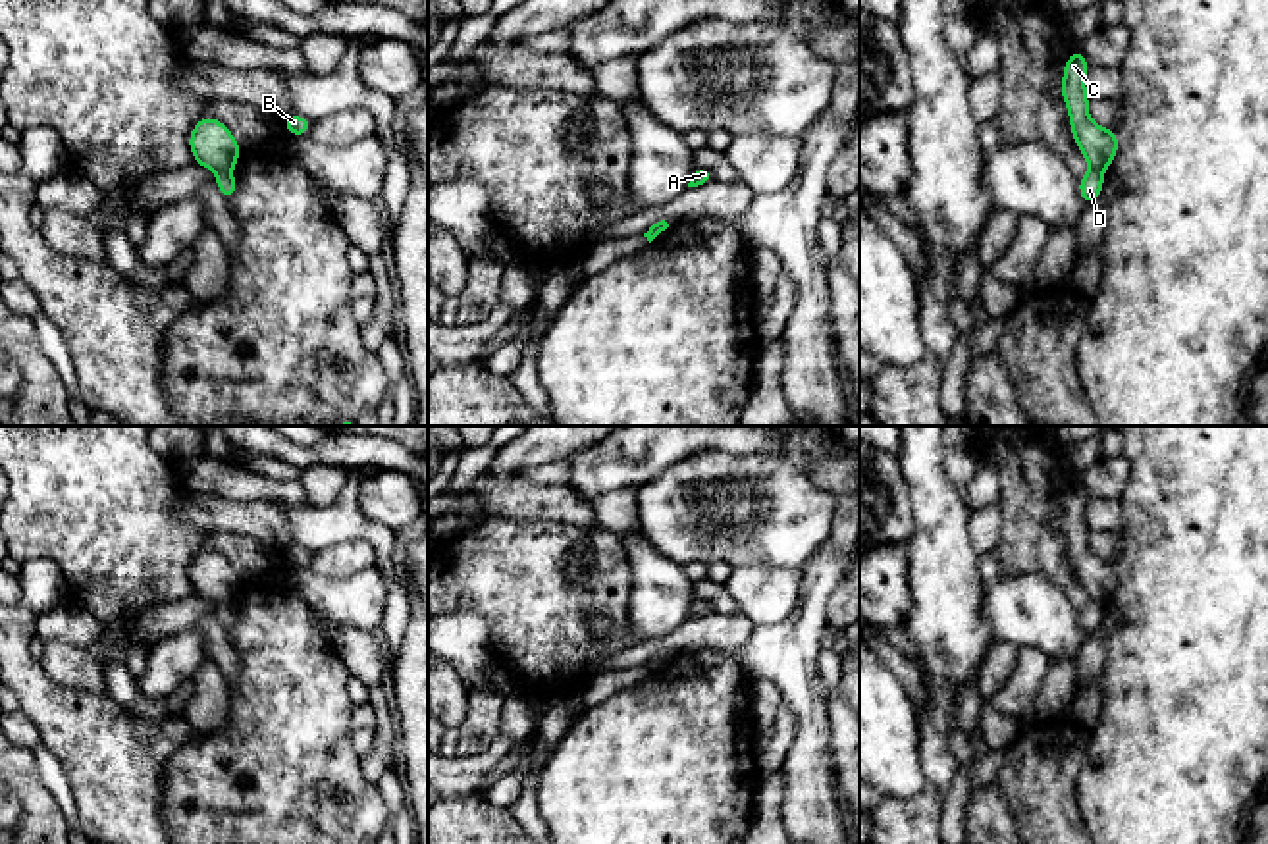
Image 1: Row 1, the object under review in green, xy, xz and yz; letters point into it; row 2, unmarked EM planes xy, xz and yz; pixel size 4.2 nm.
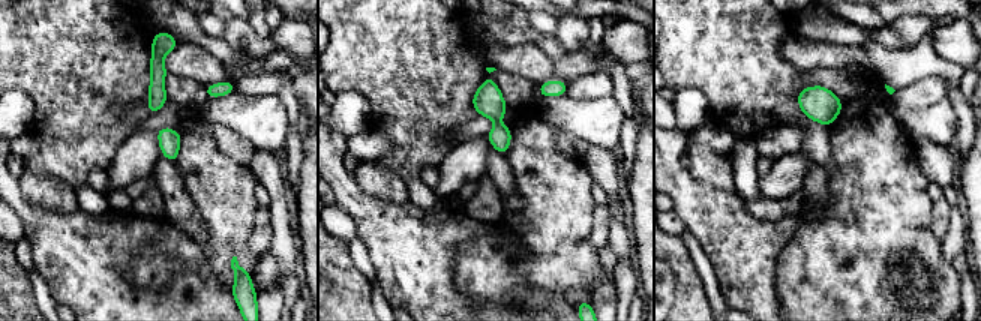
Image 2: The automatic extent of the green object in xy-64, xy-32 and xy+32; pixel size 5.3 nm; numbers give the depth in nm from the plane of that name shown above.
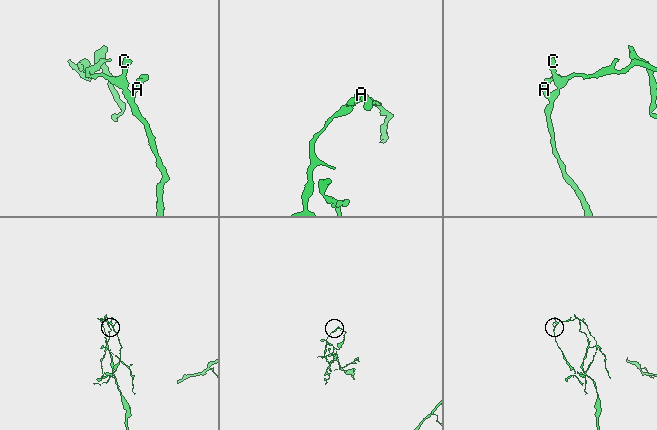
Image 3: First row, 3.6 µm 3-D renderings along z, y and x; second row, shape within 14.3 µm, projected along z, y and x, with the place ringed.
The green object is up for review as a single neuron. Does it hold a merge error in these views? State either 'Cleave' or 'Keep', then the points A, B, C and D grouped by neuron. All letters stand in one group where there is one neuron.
Cleave. Groups: A B D / C

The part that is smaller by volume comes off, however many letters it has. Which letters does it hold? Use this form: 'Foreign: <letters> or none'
Foreign: C

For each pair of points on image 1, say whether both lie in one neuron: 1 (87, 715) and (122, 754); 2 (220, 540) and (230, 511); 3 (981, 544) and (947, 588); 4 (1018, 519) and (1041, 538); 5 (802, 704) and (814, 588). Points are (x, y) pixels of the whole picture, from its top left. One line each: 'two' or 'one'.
1: one
2: two
3: two
4: one
5: one

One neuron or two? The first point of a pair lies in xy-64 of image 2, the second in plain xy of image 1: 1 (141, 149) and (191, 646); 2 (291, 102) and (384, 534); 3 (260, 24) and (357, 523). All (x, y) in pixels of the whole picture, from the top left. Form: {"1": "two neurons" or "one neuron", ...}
{"1": "one neuron", "2": "one neuron", "3": "one neuron"}

